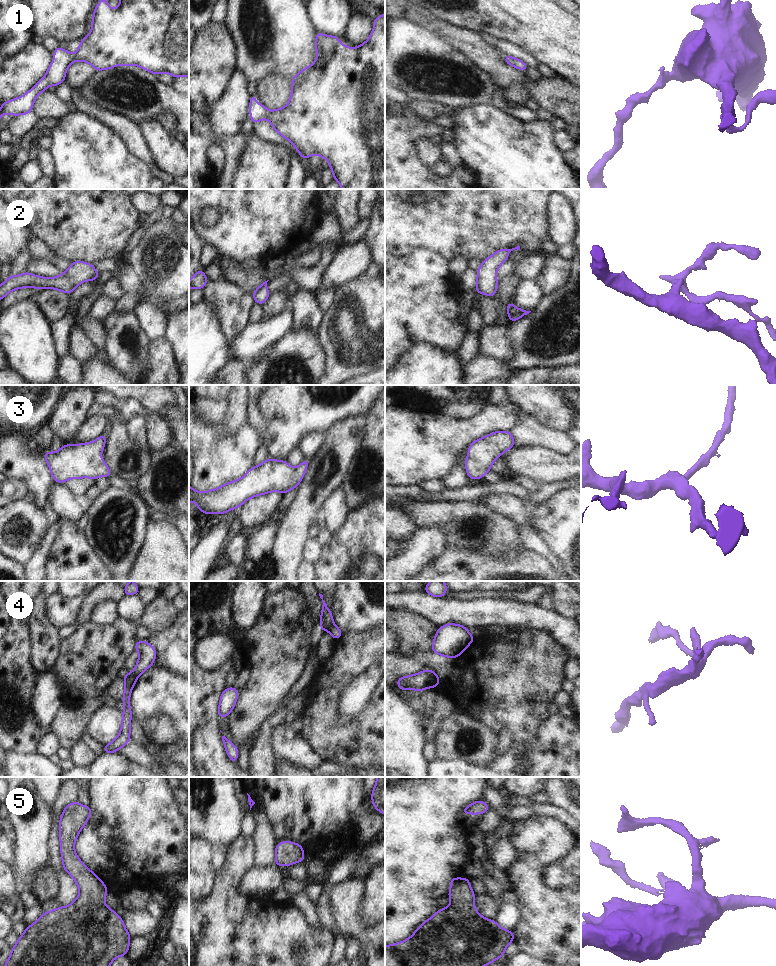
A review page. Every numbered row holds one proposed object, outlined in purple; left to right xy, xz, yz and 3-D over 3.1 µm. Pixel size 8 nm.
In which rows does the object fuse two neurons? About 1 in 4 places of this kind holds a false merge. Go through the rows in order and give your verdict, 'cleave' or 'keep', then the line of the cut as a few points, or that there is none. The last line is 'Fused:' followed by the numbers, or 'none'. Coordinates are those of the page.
1: keep; no cut
2: keep; no cut
3: keep; no cut
4: cleave; cut in yz along (427, 670), (439, 684)
5: keep; no cut
Fused: 4

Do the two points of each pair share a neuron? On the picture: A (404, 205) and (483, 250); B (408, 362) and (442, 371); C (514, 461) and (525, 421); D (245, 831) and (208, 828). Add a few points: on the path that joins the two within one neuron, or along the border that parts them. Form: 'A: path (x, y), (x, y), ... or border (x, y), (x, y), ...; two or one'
A: path (424, 205), (438, 205), (463, 230); one
B: path (416, 370), (434, 371); one
C: border (514, 445), (538, 445), (541, 448); two
D: border (244, 814), (241, 820), (239, 836); two

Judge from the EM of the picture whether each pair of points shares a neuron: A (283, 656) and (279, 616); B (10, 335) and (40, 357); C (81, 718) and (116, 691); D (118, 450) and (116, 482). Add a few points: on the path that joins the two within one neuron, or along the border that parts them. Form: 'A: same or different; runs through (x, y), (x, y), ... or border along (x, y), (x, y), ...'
A: same; runs through (282, 646), (282, 626)
B: same; runs through (17, 335), (33, 351)
C: same; runs through (90, 709), (107, 694)
D: different; border along (112, 472), (129, 482)

